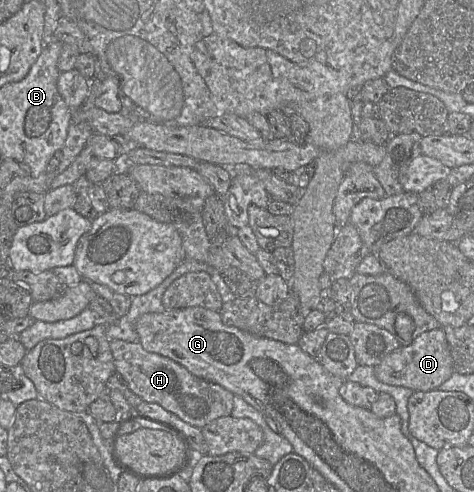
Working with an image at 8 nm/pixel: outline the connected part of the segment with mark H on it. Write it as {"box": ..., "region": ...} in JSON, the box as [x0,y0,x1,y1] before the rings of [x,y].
{"box":[109,340,234,429],"region":[[[111,340],[109,343],[116,372],[126,380],[129,390],[144,402],[156,403],[200,429],[220,417],[231,415],[234,394],[221,385],[191,374],[170,358],[147,352],[140,343],[123,340]]]}

